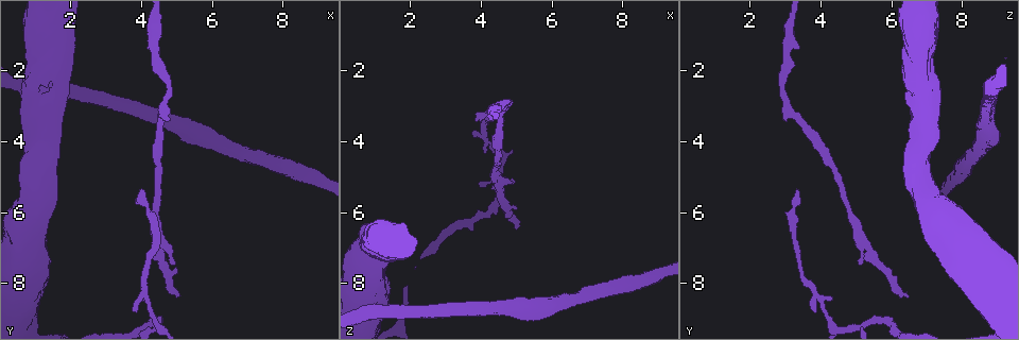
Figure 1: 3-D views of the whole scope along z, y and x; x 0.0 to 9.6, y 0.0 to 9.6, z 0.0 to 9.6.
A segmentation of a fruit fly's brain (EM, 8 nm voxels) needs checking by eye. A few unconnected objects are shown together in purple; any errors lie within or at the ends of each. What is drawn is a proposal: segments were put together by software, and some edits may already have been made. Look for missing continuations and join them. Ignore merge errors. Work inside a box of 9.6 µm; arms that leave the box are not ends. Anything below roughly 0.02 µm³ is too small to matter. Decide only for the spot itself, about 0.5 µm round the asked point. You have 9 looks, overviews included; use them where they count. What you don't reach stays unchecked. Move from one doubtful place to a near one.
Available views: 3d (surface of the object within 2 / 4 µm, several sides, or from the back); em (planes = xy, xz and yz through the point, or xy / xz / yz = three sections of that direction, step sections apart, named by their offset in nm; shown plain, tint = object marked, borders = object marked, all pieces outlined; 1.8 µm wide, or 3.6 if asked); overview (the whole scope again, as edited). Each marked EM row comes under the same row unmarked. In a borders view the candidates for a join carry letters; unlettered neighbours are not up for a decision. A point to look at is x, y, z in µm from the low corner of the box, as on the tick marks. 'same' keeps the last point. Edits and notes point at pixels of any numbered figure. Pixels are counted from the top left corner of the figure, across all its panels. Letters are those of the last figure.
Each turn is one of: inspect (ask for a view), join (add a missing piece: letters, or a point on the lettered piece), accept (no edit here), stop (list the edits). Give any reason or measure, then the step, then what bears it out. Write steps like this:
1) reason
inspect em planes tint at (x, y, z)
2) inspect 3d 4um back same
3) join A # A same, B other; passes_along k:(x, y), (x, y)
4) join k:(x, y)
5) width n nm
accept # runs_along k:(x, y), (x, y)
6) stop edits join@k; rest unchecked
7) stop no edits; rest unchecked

a narrow waist
inspect em planes borders at (4.75, 2.55, 2.90)

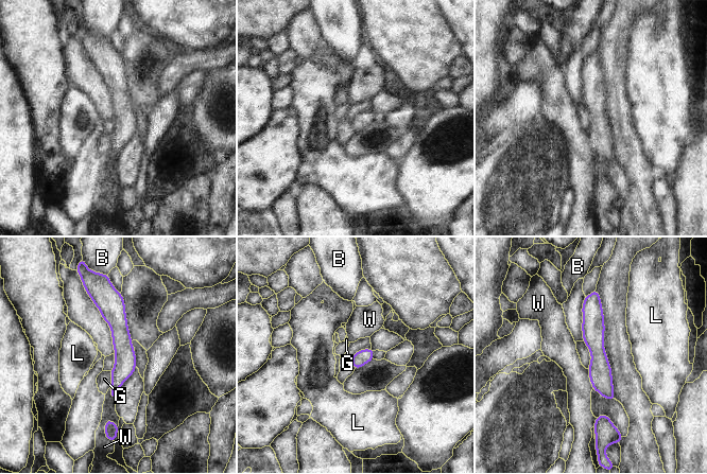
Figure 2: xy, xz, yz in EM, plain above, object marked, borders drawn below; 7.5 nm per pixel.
accept # B other, G other, L other, W other; border 2:(104, 421), (111, 420), (118, 425); none of them fits

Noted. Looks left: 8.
thick turns thin
inspect 3d 4um at (0.85, 5.00, 6.60)

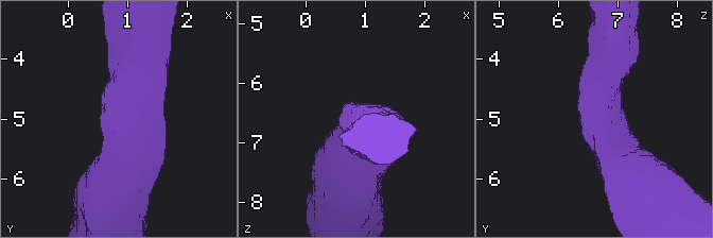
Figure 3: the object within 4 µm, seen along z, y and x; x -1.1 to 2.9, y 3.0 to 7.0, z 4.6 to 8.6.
need the tissue
inspect em 3.6um xz step 16 borders at (0.90, 4.95, 6.65)

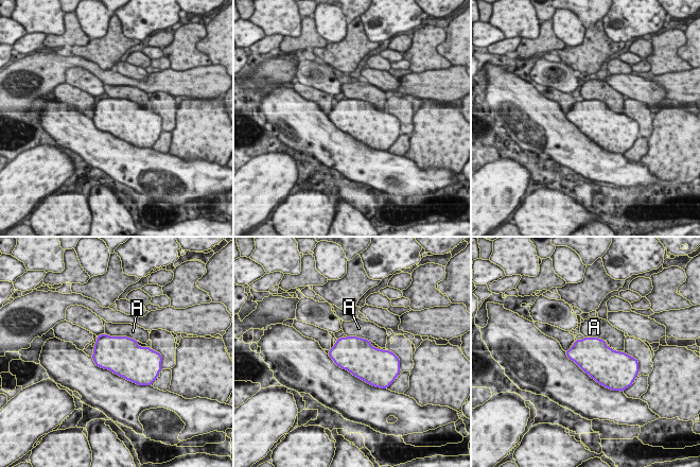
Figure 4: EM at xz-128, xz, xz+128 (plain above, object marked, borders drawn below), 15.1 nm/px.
inspect em 3.6um planes borders same

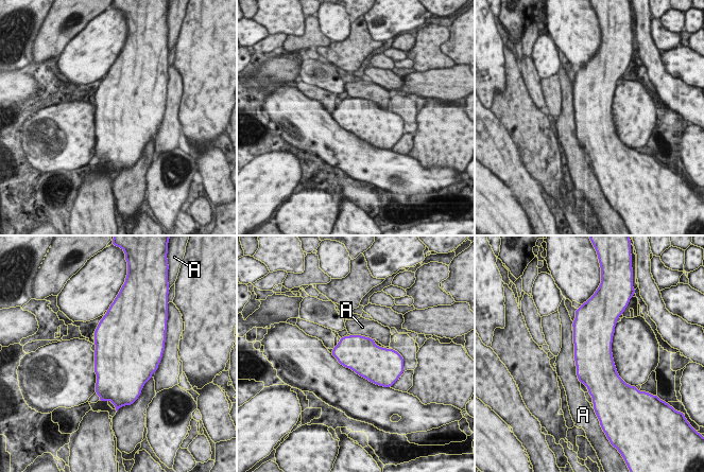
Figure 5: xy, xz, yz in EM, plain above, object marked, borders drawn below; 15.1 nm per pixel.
accept # A other; border 5:(572, 331), (576, 374), (581, 382); no lettered piece goes on from it

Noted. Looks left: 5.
branch stops here
inspect em 3.6um yz step 4 borders at (4.95, 8.40, 6.50)

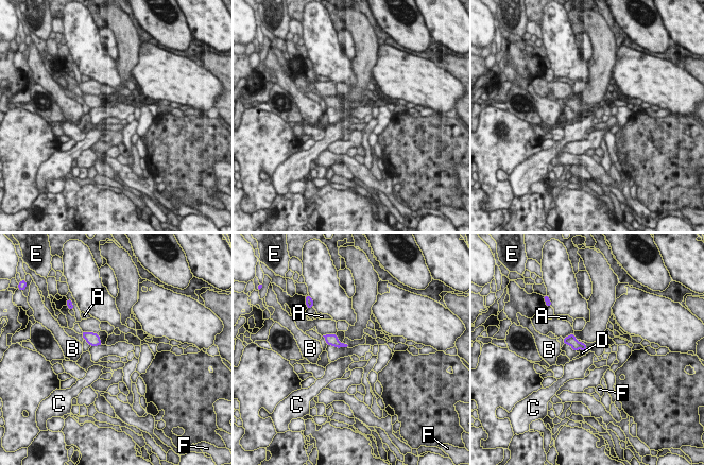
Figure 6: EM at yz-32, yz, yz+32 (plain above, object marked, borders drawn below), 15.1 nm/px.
join D # A other, B other, C other, D same, E other, F other; passes_along 6:(570, 340), (581, 349), (582, 352); it goes on there

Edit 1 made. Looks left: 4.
inspect overview

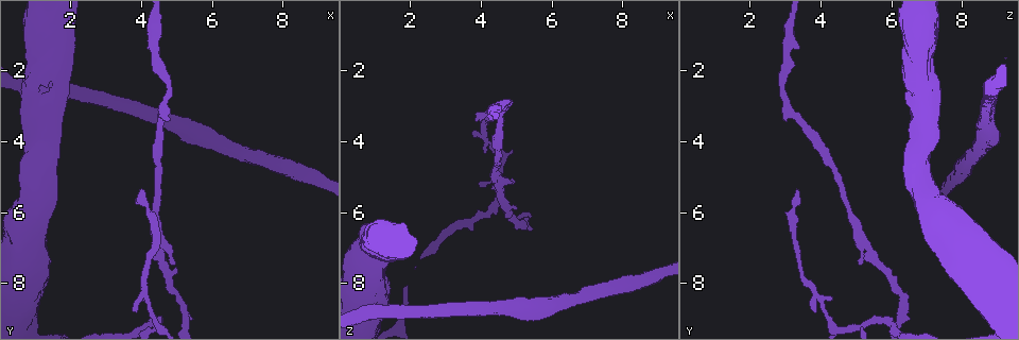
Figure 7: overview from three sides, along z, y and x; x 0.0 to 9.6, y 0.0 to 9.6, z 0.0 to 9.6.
tapers out
inspect 3d 4um at (3.85, 8.85, 3.90)

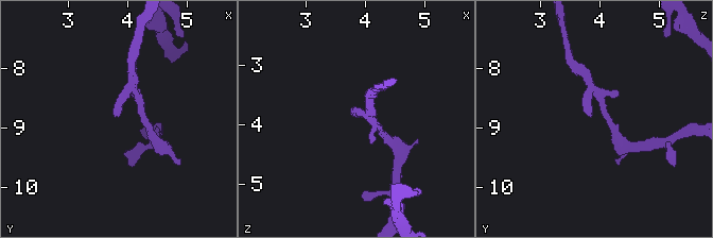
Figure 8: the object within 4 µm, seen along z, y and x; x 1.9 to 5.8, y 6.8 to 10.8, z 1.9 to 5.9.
inspect em planes borders at (3.85, 8.80, 3.90)

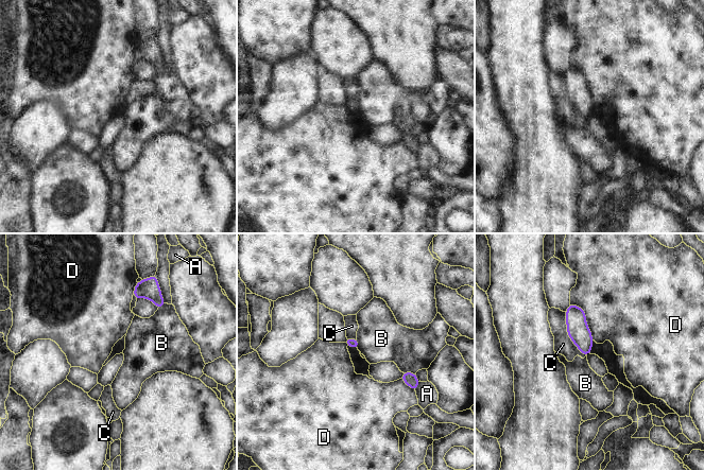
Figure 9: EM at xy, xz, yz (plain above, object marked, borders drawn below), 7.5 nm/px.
accept # A other, B other, C other, D other; border 9:(402, 371), (415, 373); none of them fits

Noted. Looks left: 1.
stop edits join@6; rest unchecked

